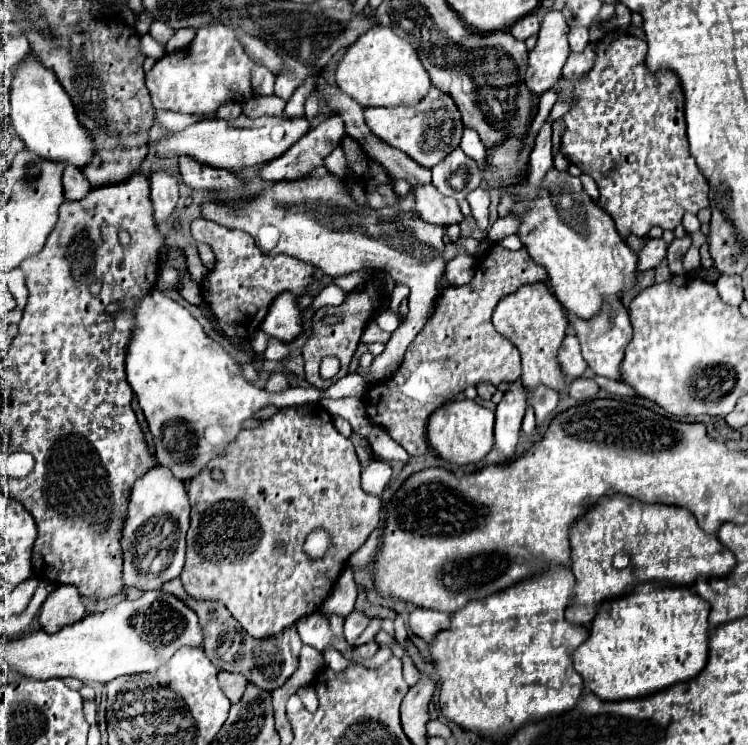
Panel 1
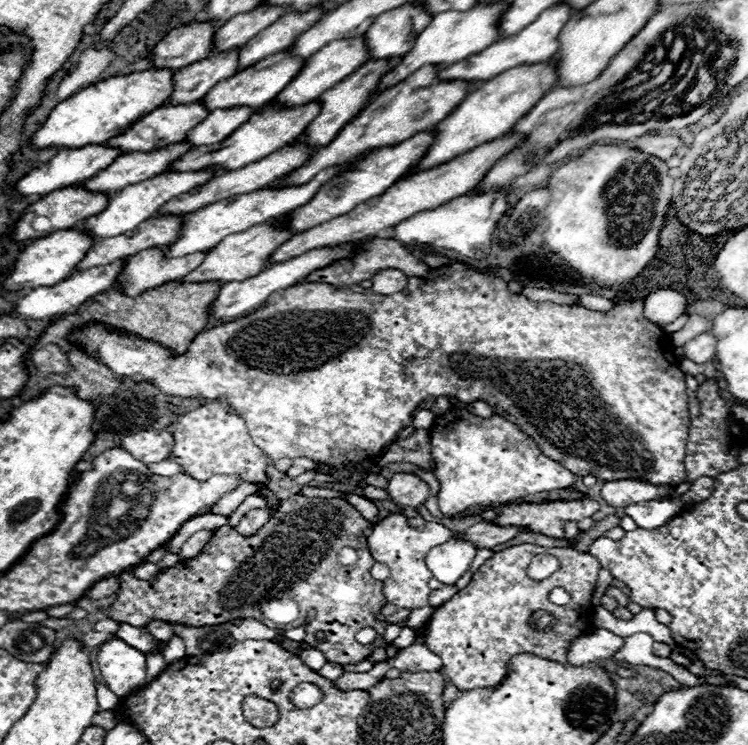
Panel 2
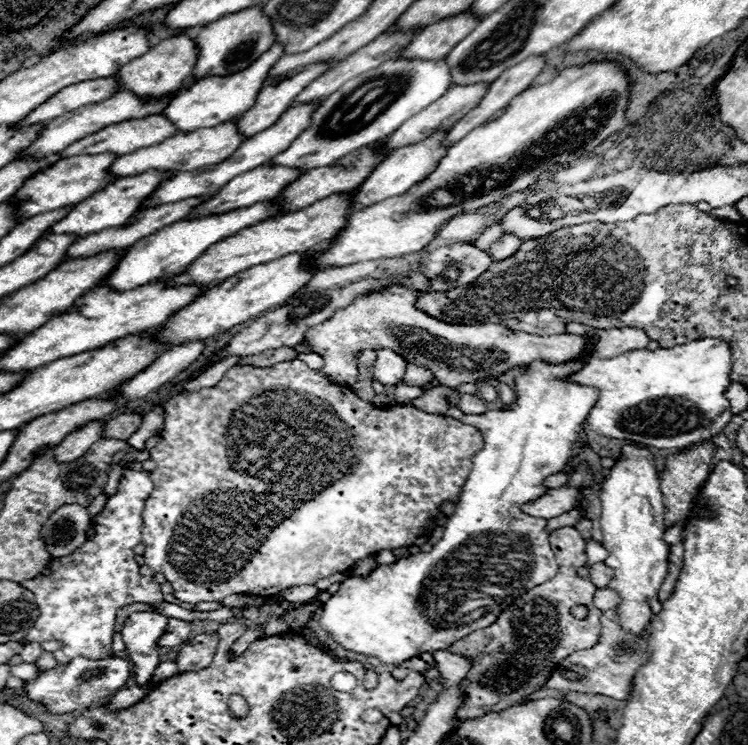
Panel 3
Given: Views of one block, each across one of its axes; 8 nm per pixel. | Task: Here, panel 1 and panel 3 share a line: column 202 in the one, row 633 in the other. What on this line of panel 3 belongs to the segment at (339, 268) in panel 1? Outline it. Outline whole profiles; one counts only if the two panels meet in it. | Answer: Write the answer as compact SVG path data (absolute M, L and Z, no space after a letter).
M206 632L206 634L194 636L178 652L178 658L176 658L178 670L192 672L192 670L206 668L212 662L216 648L218 648L218 634L216 632Z

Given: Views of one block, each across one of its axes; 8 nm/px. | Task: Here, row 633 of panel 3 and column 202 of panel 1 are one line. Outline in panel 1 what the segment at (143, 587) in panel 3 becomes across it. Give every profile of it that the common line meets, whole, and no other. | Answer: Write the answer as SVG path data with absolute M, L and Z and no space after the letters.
M206 26L204 30L196 32L190 46L156 60L154 68L146 74L146 88L150 92L152 106L158 110L172 110L182 114L212 114L228 100L246 104L254 98L254 66L254 60L246 54L246 48L232 28Z

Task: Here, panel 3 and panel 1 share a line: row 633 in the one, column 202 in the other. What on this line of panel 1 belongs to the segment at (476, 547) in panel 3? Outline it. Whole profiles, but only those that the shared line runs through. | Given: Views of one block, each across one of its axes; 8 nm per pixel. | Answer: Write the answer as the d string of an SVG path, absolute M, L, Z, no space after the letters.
M154 288L146 294L136 310L136 328L126 354L128 384L138 396L140 408L148 420L158 466L172 470L178 480L190 482L208 468L212 458L226 452L226 446L230 446L242 432L244 420L254 418L264 406L274 404L274 394L268 394L248 382L242 376L242 364L236 362L216 340L212 340L184 306L164 296L160 290Z

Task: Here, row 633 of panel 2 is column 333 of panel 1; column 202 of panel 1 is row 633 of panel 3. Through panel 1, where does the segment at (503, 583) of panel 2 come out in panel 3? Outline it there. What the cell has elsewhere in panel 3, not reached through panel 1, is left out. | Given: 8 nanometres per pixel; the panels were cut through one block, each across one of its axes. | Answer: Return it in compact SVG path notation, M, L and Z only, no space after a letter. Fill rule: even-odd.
M558 528L550 532L550 546L558 560L558 574L552 580L522 594L522 598L506 608L486 630L476 630L446 648L472 662L472 668L460 682L464 704L456 712L458 720L464 722L468 718L484 716L486 712L500 712L508 706L528 702L530 694L546 686L560 660L576 650L592 648L598 642L602 610L592 602L596 586L590 578L578 576L578 568L588 562L586 540L576 528ZM574 604L584 604L590 610L590 616L586 620L572 618L570 608Z

